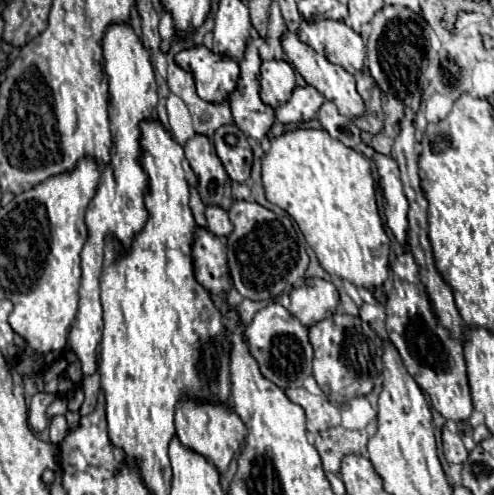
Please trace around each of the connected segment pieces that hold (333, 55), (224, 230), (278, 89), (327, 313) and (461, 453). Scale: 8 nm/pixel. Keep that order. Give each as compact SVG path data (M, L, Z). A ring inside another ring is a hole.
M301 21L299 37L309 43L317 53L325 55L331 63L341 65L351 75L359 73L365 65L367 51L359 33L343 21Z
M207 205L205 217L207 217L207 229L211 233L215 233L217 237L221 237L221 235L227 237L233 231L231 221L227 217L227 211L223 207L219 207L219 205Z
M263 61L259 85L261 101L277 109L289 101L295 89L295 71L287 61Z
M319 281L317 285L295 287L289 293L289 311L295 315L305 327L311 327L333 315L337 305L337 289L331 283Z
M447 427L443 429L443 453L449 463L463 463L467 461L467 455L469 455L463 445L461 435L449 431Z

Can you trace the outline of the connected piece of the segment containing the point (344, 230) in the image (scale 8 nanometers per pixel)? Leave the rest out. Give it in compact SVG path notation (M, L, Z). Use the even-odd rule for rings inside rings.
M295 129L295 131L289 131L277 139L271 139L271 149L269 153L263 157L263 185L265 185L265 195L271 203L279 205L281 209L285 209L299 225L301 233L305 235L309 247L315 251L321 267L331 273L331 275L337 275L357 287L365 287L365 289L371 289L371 287L381 287L387 277L389 277L389 237L383 229L383 223L381 223L381 217L379 217L379 211L377 211L377 203L375 199L375 180L371 173L371 167L369 167L369 161L365 159L365 155L345 147L343 143L331 139L331 135L327 135L327 131L323 129Z

